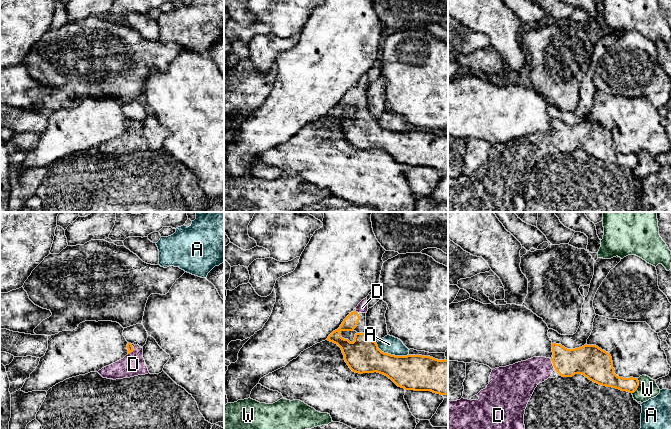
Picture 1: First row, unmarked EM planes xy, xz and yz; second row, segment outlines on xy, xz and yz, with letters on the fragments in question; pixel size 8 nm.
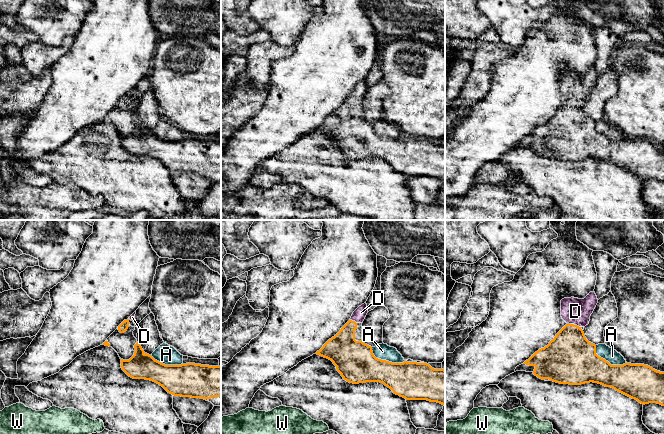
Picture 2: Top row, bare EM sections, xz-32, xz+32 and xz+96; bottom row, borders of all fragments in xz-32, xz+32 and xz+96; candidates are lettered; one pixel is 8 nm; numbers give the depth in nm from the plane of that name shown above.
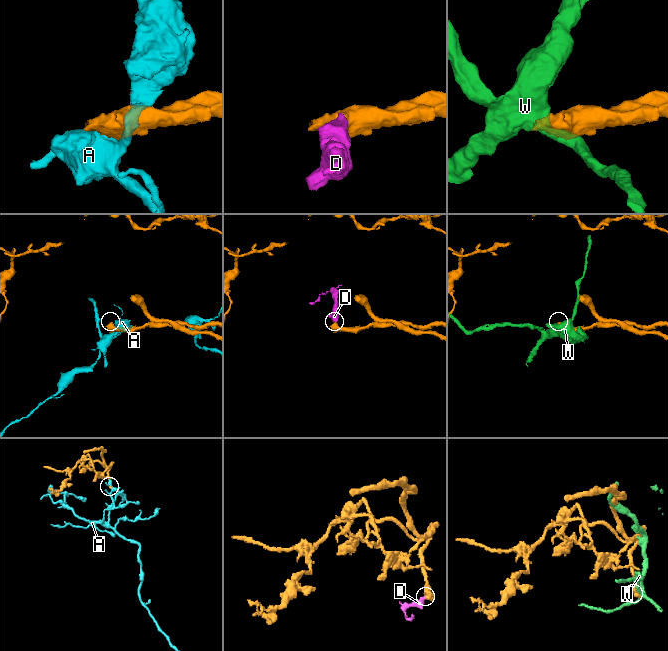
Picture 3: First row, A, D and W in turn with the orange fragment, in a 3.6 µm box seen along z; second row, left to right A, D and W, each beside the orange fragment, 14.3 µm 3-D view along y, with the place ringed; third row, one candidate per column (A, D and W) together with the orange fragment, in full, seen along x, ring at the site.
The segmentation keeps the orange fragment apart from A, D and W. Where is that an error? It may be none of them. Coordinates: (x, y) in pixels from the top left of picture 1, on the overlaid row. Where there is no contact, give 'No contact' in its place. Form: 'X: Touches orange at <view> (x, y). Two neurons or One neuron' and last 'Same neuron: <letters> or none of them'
A: Touches orange at xz (390, 354). Two neurons
D: Touches orange at yz (553, 364). One neuron
W: Touches orange at yz (638, 385). Two neurons
Same neuron: D

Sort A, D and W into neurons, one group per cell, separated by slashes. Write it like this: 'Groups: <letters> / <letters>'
Groups: A / D / W

